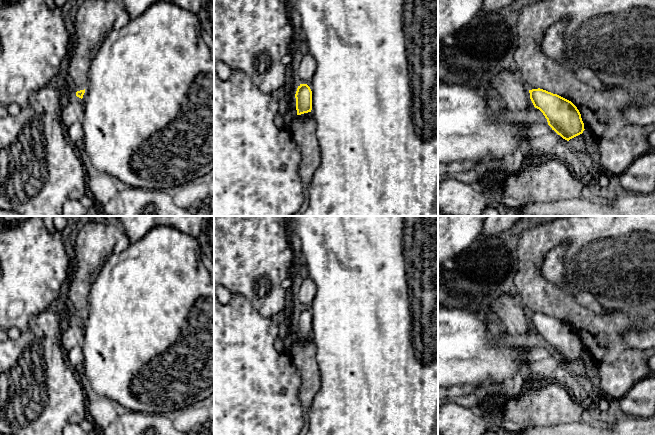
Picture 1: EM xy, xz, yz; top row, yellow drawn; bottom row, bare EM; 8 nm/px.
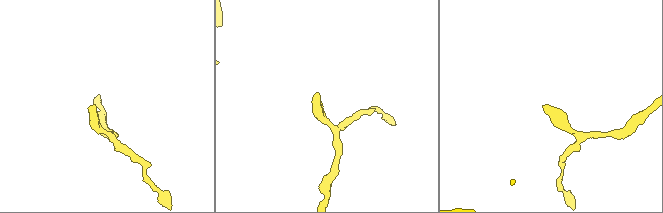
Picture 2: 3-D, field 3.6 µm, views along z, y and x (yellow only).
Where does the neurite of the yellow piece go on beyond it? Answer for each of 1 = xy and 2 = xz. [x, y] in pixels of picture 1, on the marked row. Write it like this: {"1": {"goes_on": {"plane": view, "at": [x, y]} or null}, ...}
{"1": {"goes_on": null}, "2": {"goes_on": null}}

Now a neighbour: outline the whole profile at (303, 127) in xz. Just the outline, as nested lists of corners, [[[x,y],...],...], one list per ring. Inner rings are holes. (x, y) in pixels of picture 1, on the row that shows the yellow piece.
[[[312,113],[296,115],[290,123],[289,130],[301,152],[298,173],[302,180],[302,186],[307,191],[321,160],[320,146],[316,137],[316,122]]]

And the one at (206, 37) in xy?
[[[201,29],[201,37],[212,51],[212,55],[214,57],[214,39],[206,31],[202,29]]]

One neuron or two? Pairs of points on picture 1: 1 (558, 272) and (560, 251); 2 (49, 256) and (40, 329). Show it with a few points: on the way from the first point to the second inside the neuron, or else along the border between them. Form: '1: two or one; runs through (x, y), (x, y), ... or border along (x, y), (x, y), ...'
1: one; runs through (558, 267), (558, 256)
2: two; border along (50, 308), (37, 313), (30, 320), (27, 329)

